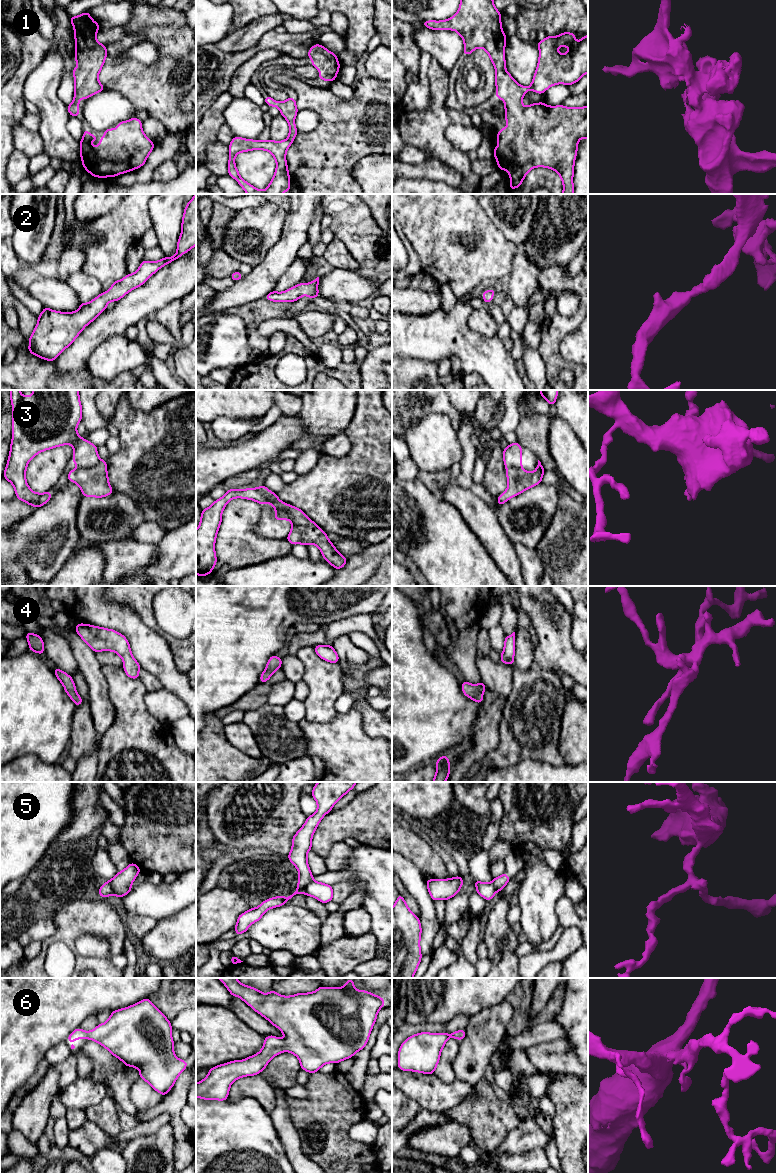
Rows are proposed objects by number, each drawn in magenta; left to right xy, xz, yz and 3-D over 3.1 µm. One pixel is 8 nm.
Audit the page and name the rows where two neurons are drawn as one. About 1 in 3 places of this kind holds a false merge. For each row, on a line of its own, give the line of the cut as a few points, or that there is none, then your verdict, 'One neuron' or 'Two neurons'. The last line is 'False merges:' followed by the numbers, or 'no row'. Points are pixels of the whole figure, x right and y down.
1: No split. One neuron
2: No split. One neuron
3: Split along xy (101, 460), (94, 466), (80, 468). Two neurons
4: No split. One neuron
5: Split along xy (109, 881), (119, 896). Two neurons
6: No split. One neuron
False merges: 3, 5

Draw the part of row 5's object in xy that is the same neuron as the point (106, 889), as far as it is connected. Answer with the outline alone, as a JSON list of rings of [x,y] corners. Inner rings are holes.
[[[106,881],[98,890],[98,894],[106,898],[110,895],[114,895],[119,897],[119,894],[114,890],[113,886],[111,885],[110,881]]]

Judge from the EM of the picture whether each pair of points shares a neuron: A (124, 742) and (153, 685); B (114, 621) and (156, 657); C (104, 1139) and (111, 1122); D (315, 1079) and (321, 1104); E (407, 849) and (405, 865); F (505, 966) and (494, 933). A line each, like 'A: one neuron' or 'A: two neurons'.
A: two neurons
B: one neuron
C: two neurons
D: one neuron
E: two neurons
F: one neuron

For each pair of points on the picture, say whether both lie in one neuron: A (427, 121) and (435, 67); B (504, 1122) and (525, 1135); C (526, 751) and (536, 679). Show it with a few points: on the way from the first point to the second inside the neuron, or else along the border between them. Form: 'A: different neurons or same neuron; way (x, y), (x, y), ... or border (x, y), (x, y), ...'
A: same neuron; way (437, 108), (437, 80)
B: different neurons; border (521, 1121), (499, 1145)
C: same neuron; way (526, 733), (530, 728), (536, 697)

